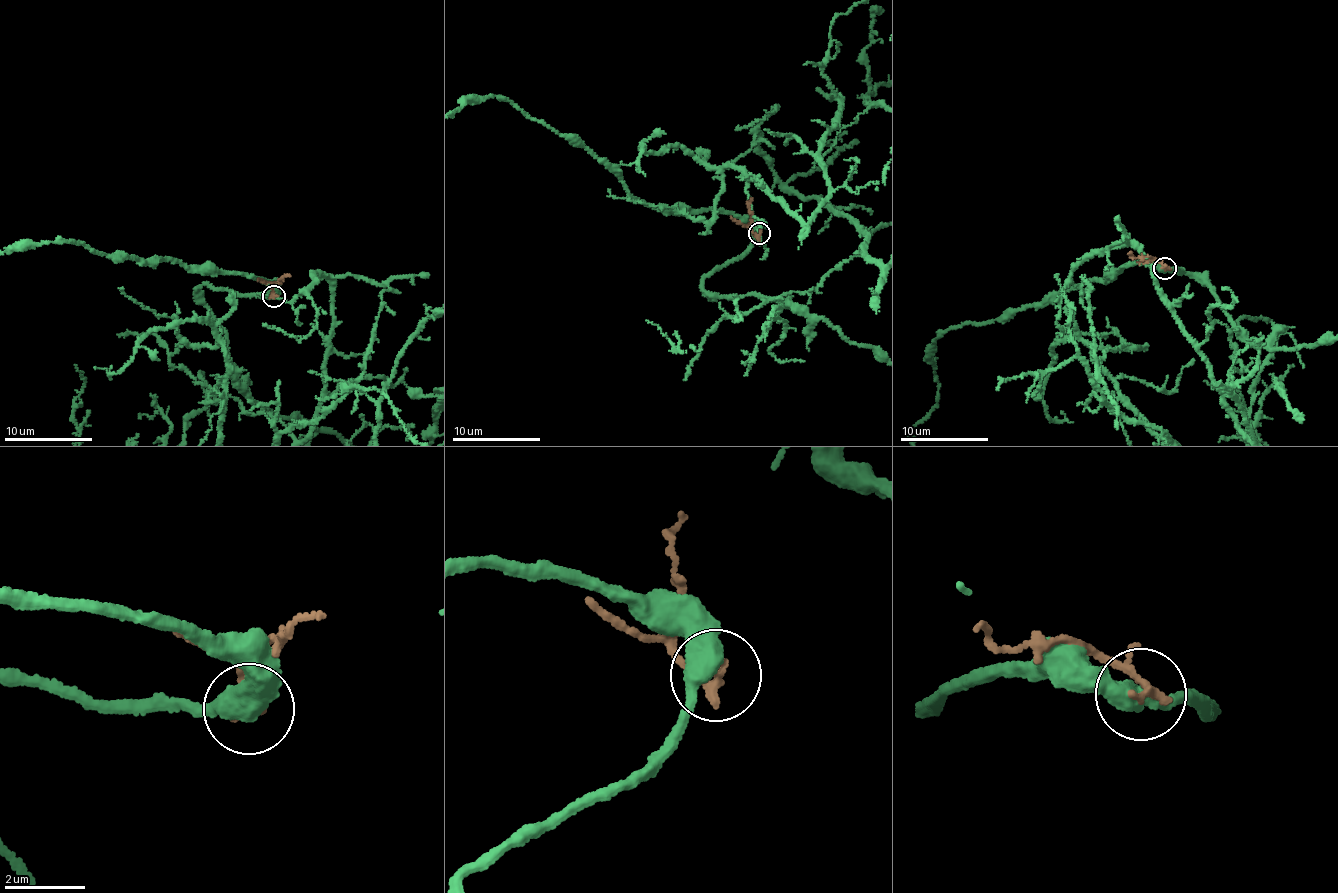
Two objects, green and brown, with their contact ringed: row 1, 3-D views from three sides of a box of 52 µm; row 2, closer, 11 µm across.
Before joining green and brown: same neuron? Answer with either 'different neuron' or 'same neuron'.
different neuron

